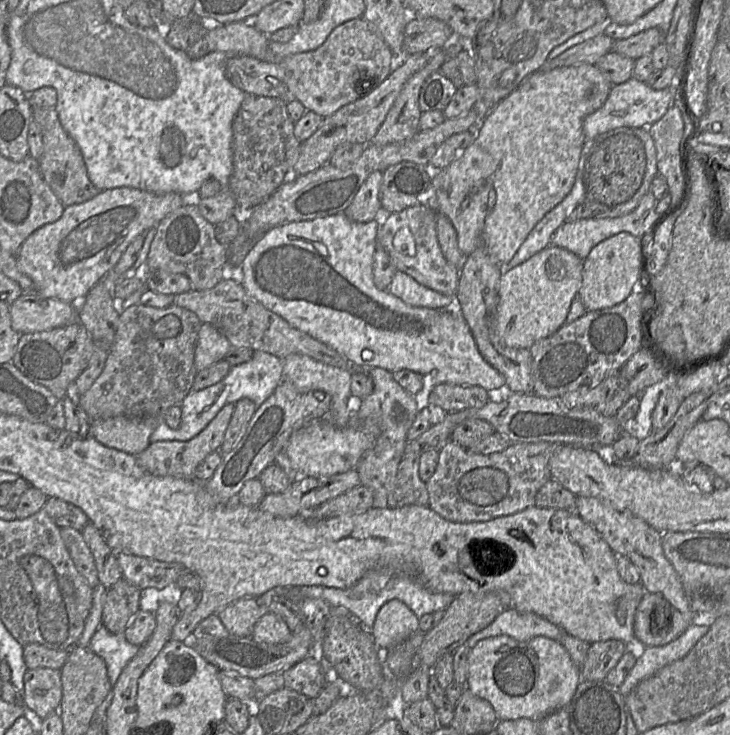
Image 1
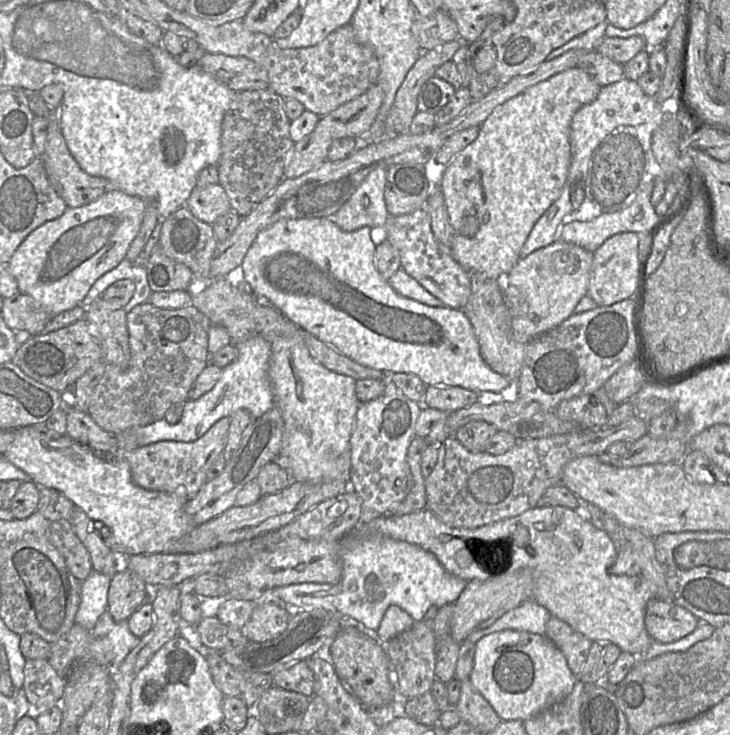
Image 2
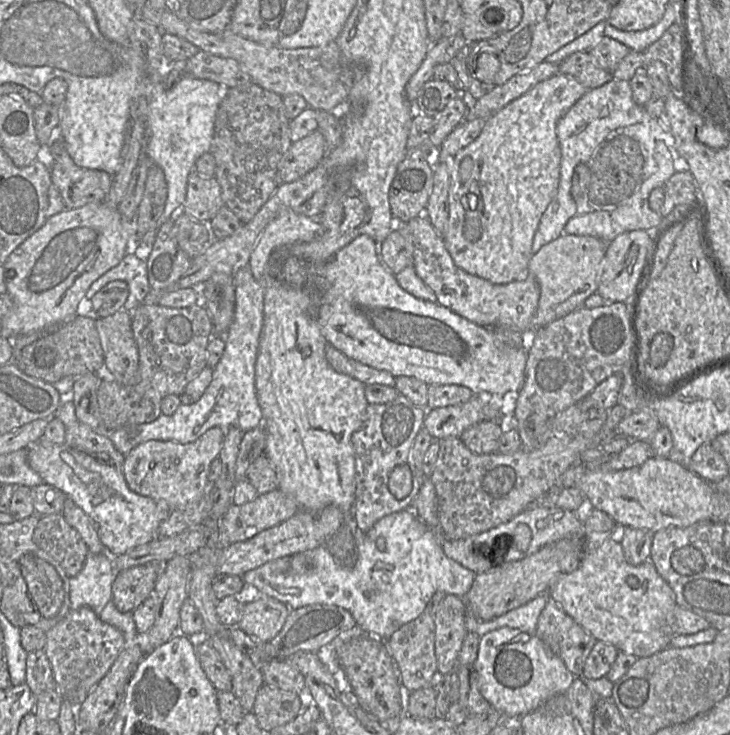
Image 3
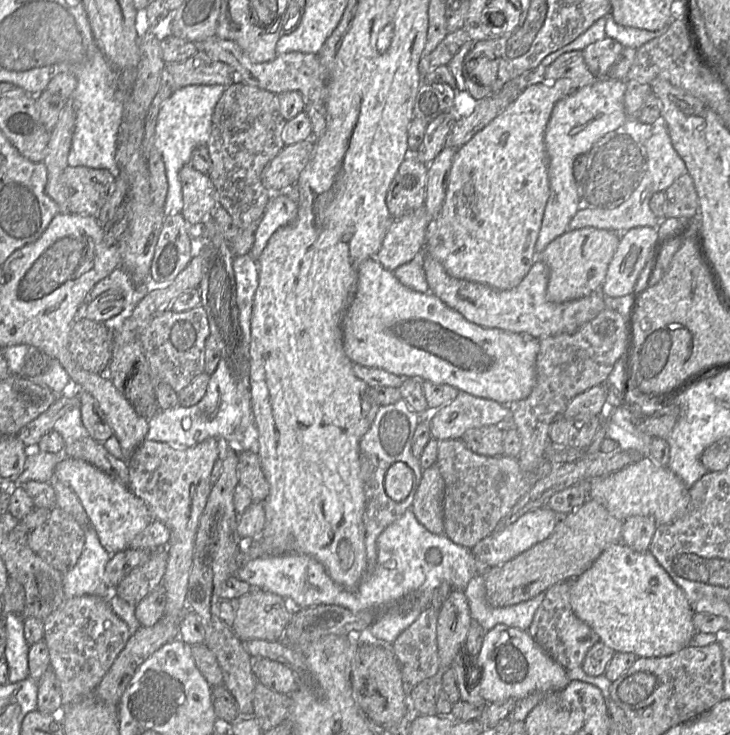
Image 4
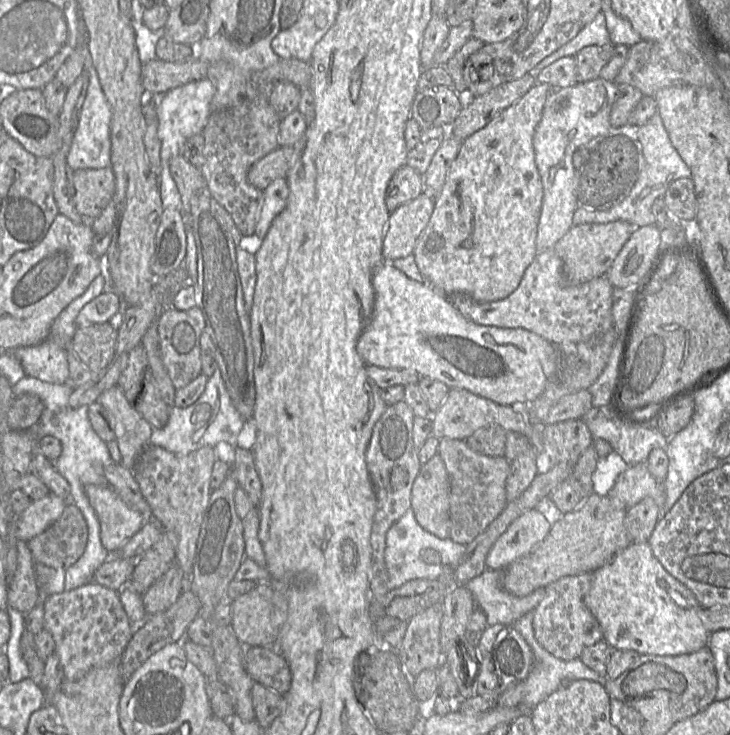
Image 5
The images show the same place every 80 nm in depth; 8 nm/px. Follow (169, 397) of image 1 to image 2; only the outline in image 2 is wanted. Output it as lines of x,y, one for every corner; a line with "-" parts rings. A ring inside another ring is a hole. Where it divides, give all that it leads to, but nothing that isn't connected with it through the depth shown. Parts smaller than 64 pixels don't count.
150,303
134,307
126,315
131,358
126,368
107,364
92,394
88,414
104,430
118,434
132,427
149,425
164,418
166,411
177,402
184,403
188,392
202,370
209,364
209,318
192,305
178,309
158,308

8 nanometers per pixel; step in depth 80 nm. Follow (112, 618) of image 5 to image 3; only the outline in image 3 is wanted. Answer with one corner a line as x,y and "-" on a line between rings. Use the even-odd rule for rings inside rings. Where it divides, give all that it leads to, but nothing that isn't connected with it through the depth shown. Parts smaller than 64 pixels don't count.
87,606
70,610
66,617
46,633
44,651
49,659
56,687
65,699
80,703
106,675
124,646
123,634
100,620

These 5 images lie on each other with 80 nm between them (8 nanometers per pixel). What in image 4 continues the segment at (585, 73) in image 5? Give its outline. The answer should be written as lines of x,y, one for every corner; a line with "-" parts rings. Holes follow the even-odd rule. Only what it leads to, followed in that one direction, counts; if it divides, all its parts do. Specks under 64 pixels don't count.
604,39
588,45
583,51
589,71
597,78
605,78
611,66
618,59
623,46
615,39

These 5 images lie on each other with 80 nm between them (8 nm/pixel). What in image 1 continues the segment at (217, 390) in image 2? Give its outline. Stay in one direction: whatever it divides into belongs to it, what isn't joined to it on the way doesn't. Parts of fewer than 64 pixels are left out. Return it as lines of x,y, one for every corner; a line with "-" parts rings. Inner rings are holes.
254,351
252,358
240,365
231,367
228,374
218,383
202,390
191,390
181,403
181,423
177,429
170,428
162,420
150,436
150,442
188,441
203,431
227,404
236,404
242,398
252,400
261,406
283,381
283,362
278,357
263,351

